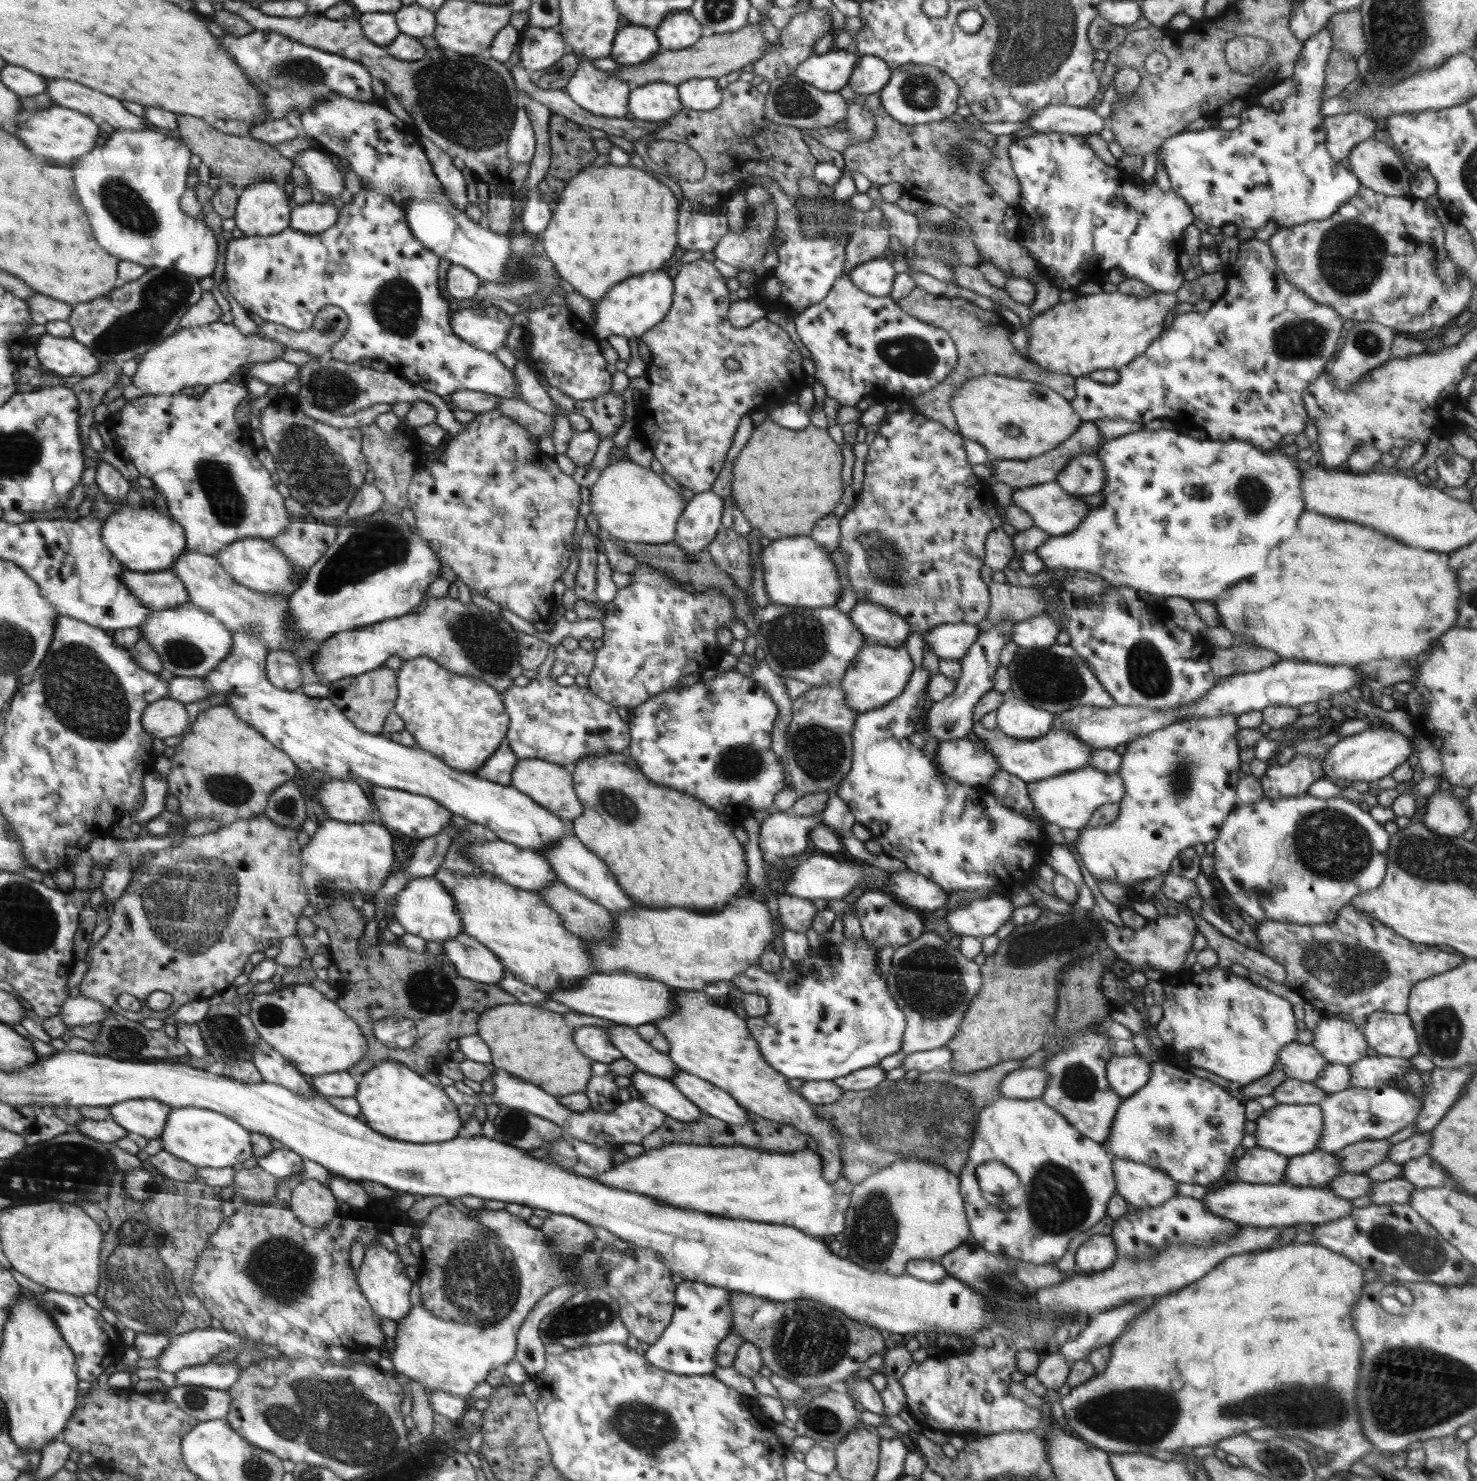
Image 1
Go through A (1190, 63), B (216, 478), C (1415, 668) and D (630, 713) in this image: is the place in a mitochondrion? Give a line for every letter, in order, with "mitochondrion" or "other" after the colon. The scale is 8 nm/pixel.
A: other
B: mitochondrion
C: other
D: other

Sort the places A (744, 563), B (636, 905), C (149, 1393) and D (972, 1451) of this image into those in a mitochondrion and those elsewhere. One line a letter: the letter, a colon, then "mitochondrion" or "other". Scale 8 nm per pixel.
A: other
B: other
C: other
D: other

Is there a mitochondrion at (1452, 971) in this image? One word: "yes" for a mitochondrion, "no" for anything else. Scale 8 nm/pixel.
no

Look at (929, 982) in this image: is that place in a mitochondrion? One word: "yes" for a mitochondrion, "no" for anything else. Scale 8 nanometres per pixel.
yes

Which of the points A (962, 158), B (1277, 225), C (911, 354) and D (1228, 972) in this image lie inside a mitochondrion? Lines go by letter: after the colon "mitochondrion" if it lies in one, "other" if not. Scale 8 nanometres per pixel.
A: mitochondrion
B: other
C: mitochondrion
D: other

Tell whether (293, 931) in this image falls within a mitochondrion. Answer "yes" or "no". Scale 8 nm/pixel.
no

